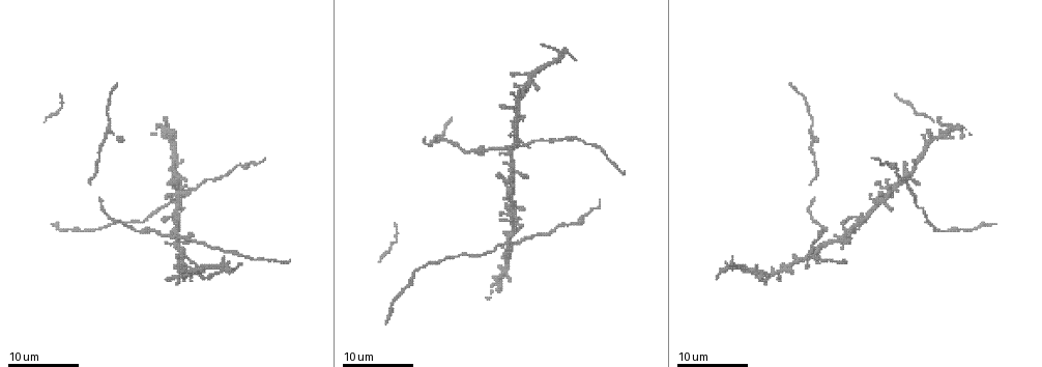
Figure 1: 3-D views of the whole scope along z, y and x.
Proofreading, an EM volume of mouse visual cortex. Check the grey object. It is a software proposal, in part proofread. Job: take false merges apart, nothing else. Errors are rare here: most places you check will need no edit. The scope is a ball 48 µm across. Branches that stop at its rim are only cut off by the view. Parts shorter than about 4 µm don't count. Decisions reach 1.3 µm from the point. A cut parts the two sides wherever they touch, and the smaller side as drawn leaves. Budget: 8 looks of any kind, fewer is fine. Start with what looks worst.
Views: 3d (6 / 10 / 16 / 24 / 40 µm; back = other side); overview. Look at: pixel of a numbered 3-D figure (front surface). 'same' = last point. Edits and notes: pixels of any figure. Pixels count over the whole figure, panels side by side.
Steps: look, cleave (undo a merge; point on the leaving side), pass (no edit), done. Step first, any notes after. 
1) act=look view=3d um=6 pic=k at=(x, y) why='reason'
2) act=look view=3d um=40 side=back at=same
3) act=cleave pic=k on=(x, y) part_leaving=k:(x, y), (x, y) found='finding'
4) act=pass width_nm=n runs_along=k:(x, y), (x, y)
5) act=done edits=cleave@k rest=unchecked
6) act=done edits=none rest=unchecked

act=look view=3d um=10 pic=1 at=(176, 234) why='three-way junction'

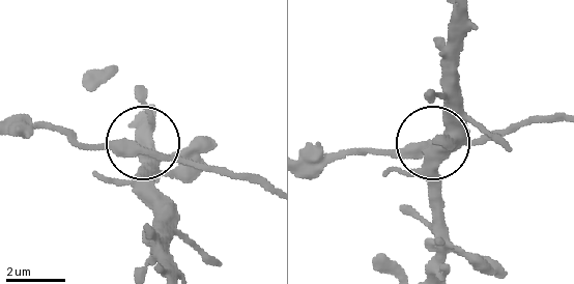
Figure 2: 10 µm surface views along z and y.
act=pass side_arm_um=20 arms=3 found='continuous, no second neuron'

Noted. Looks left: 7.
act=look view=3d um=16 pic=1 at=(896, 189) why='three arms meet'

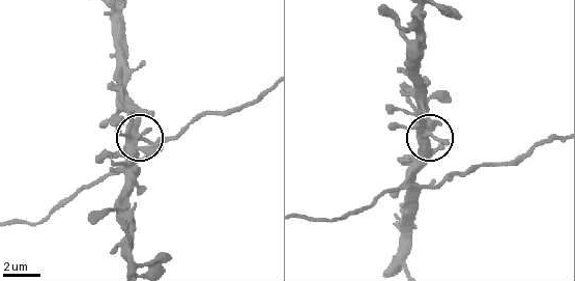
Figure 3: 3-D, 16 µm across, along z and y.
act=pass side_arm_um=17 arms=3 found='all the same neuron'

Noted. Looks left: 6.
act=look view=3d um=6 pic=1 at=(405, 286) why='thick turns thin'

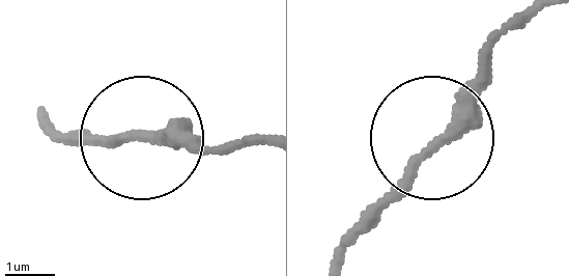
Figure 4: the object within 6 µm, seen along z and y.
act=pass width_nm=300 runs_along=4:(242, 139), (167, 146), (138, 135), (47, 135) found='one neuron here'

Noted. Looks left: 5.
act=look view=3d um=16 pic=1 at=(473, 152) why='sudden change in width'

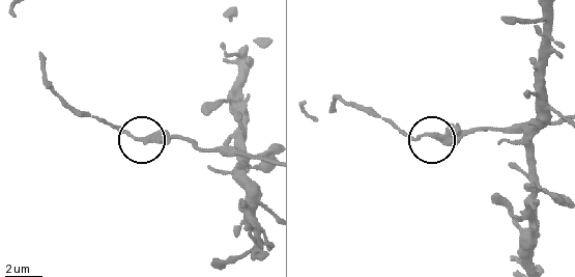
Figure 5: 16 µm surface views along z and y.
act=look view=3d um=16 side=back pic=5 at=(428, 134)

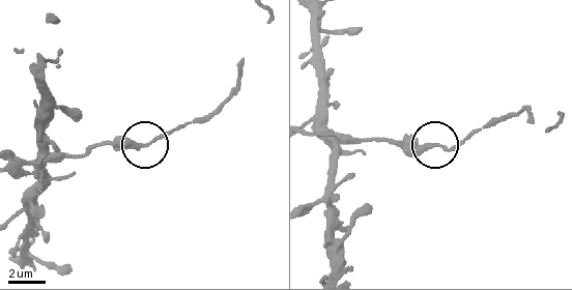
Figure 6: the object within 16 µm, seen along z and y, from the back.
act=pass runs_along=6:(79, 153), (101, 145), (147, 145), (178, 127) found='all the same neuron'

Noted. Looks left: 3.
act=done edits=none rest=unchecked

